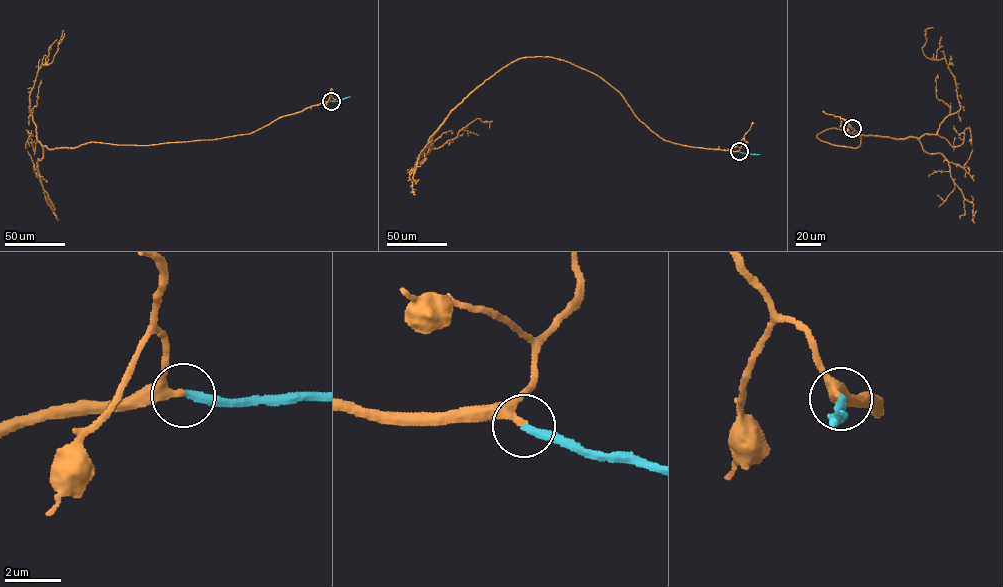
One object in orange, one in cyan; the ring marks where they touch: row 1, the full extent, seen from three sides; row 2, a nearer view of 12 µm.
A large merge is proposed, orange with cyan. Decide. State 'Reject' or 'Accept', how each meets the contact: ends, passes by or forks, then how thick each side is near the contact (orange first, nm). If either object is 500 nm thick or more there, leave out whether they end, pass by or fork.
Accept. At the ring orange passes by. At the ring cyan ends. Thickness 240 nm (orange) against 300 nm

